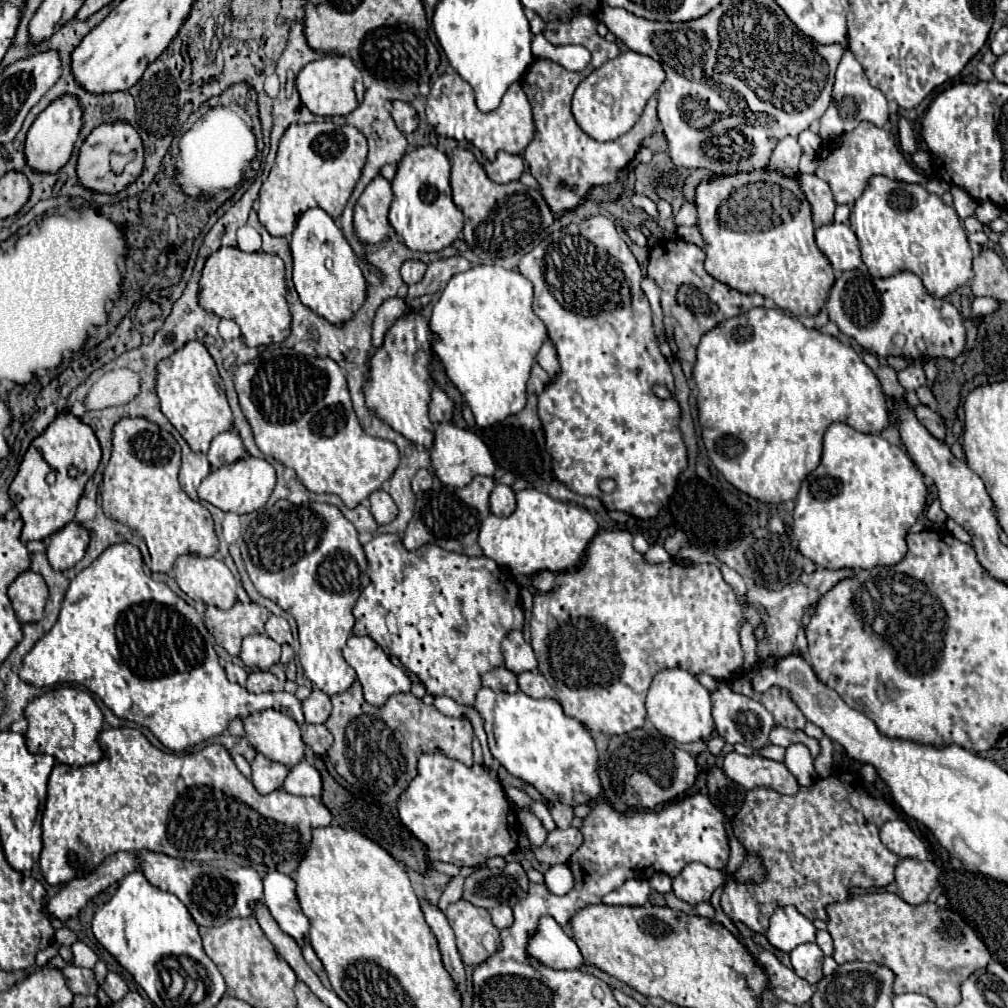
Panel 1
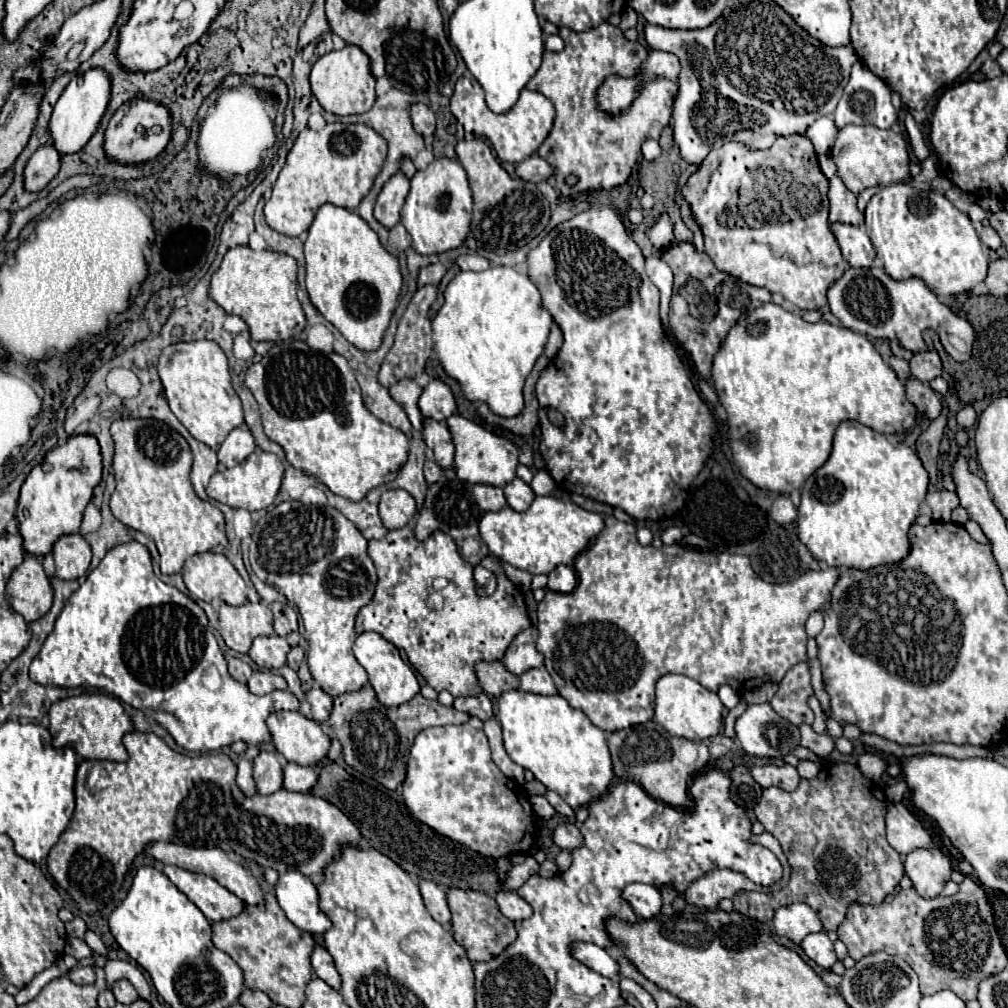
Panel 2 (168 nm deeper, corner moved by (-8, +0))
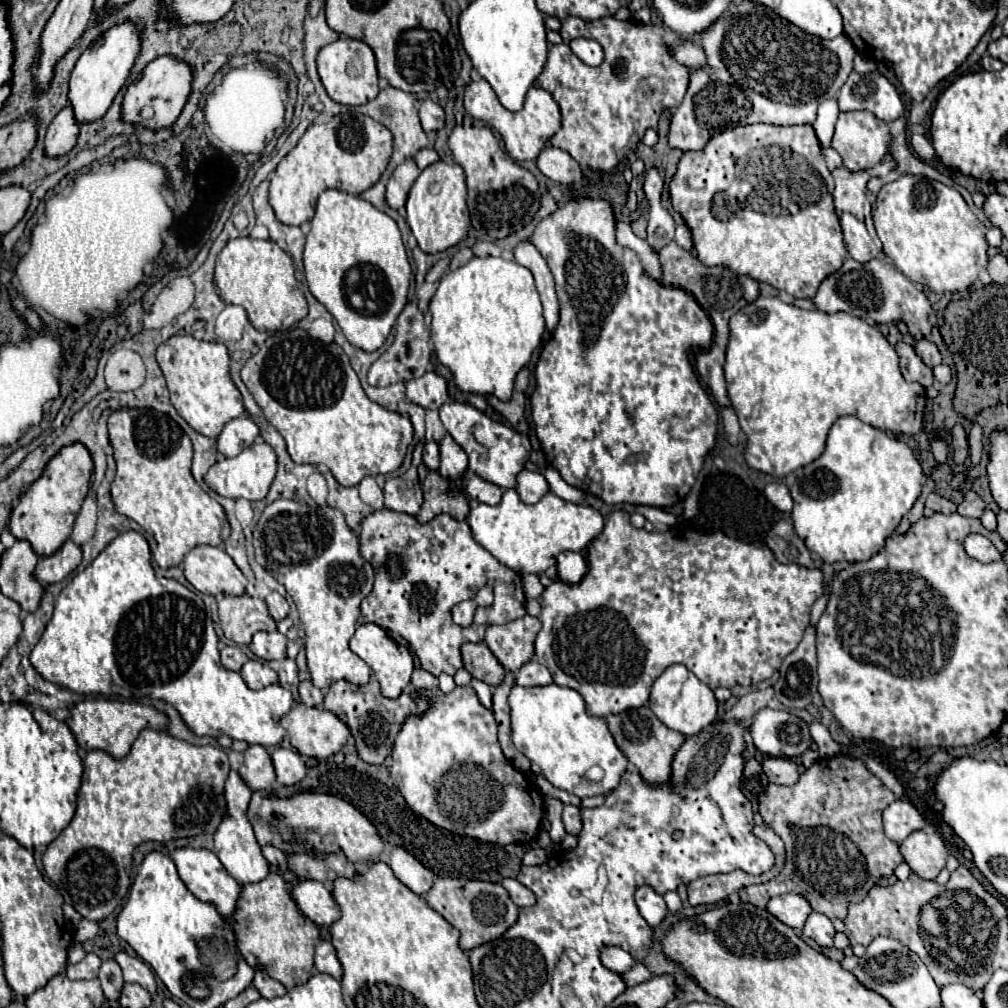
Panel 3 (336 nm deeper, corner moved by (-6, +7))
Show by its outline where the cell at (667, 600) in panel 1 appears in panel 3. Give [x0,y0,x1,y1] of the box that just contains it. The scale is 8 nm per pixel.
[535,511,823,717]

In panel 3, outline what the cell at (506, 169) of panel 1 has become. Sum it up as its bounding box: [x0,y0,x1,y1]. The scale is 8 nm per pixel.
[537,145,585,185]

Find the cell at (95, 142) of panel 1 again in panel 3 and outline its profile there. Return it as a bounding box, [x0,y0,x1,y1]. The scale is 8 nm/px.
[123,55,193,131]

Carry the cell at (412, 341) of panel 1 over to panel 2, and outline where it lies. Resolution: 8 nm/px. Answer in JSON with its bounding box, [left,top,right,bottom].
[423,418,453,468]

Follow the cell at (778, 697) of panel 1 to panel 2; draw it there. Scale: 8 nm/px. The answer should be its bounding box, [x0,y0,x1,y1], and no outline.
[771,662,813,724]

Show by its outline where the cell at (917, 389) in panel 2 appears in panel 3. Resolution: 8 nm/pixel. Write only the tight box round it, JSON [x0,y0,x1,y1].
[895,341,933,387]

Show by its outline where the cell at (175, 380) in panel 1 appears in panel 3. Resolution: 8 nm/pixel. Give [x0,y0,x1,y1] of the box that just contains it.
[157,335,245,439]

